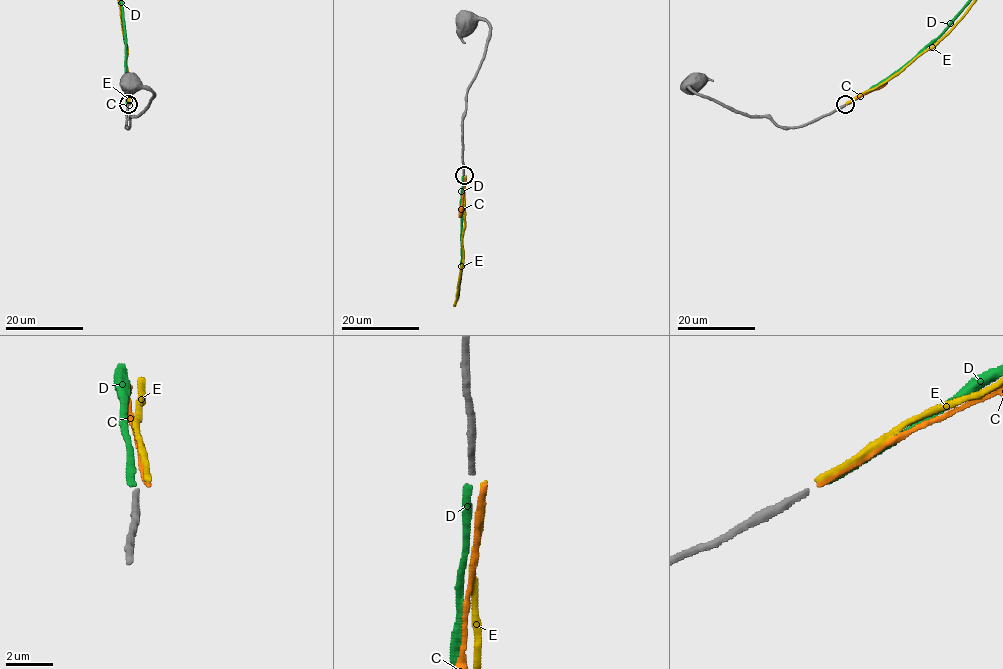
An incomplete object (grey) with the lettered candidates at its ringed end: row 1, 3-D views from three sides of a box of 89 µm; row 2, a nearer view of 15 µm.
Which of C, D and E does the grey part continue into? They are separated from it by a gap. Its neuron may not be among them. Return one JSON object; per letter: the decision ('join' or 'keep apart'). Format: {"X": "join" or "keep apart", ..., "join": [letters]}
{"C": "keep apart", "D": "keep apart", "E": "keep apart", "join": []}

